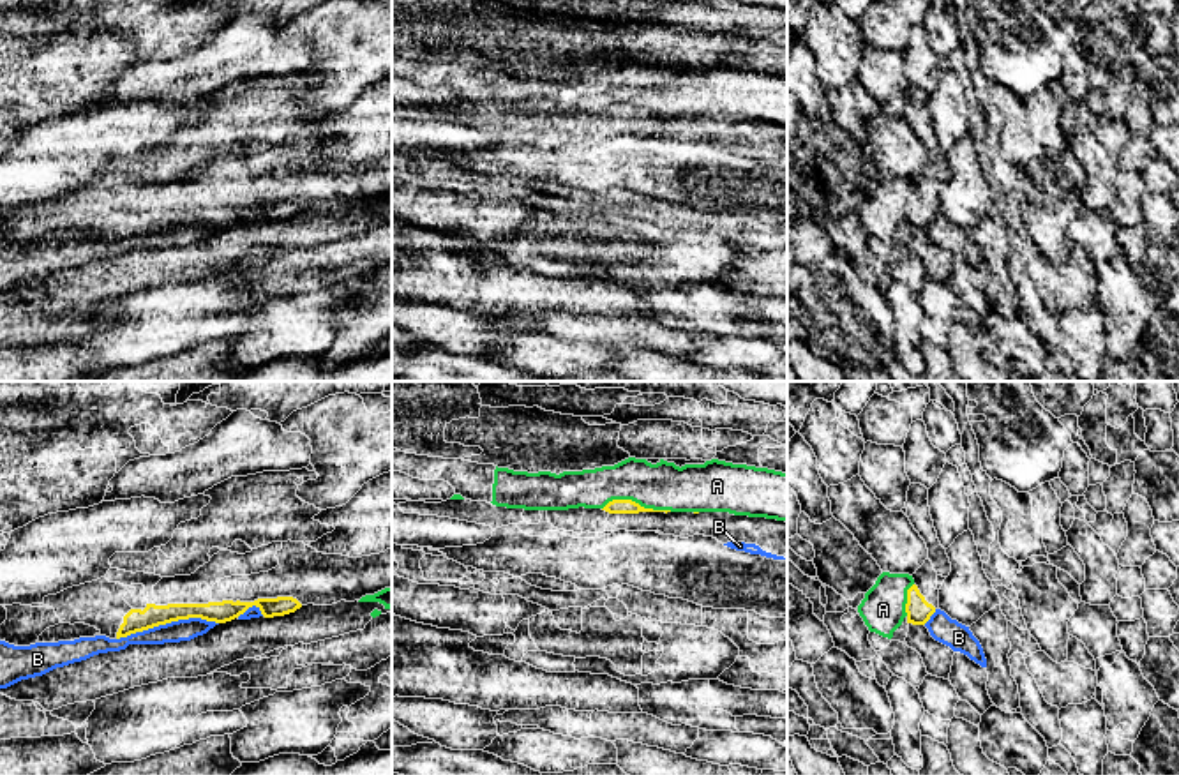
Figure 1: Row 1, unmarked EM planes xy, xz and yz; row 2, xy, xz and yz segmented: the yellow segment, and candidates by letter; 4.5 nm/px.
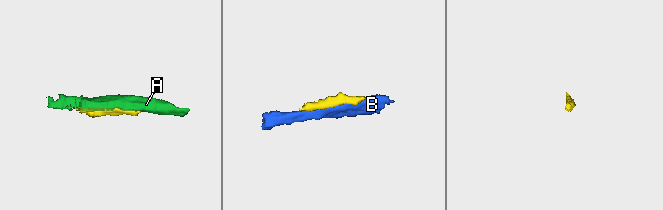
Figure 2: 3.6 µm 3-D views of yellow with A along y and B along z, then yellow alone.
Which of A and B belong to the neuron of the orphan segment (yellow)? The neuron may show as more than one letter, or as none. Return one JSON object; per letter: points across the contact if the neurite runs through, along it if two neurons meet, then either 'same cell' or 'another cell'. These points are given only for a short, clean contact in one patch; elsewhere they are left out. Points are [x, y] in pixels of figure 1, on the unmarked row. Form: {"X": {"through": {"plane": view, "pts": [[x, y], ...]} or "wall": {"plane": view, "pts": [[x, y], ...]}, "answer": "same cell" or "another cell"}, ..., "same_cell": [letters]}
{"A": {"answer": "another cell"}, "B": {"answer": "another cell"}, "same_cell": []}

